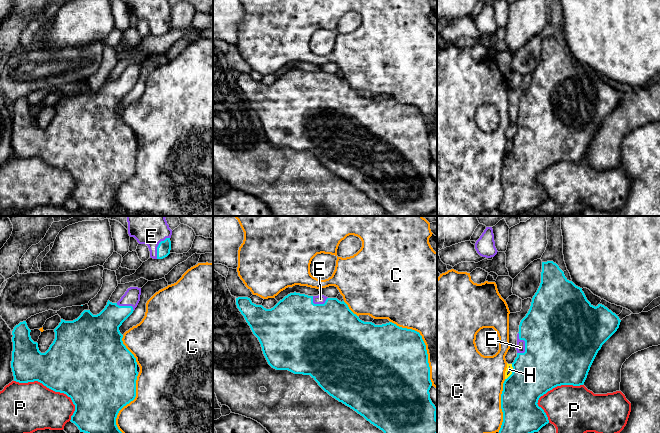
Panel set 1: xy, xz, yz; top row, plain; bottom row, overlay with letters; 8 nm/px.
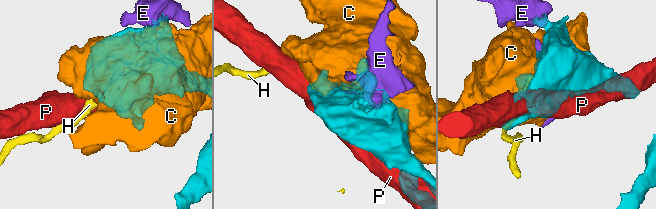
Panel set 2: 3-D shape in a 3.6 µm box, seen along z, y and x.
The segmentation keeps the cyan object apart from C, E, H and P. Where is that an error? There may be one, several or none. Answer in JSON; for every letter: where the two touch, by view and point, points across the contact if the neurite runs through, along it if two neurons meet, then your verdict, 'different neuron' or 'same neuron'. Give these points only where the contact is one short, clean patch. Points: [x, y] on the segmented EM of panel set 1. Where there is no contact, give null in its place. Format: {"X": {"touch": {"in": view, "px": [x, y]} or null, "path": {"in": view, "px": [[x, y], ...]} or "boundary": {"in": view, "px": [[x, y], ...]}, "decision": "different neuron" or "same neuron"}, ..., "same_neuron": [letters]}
{"C": {"touch": {"in": "xz", "px": [425, 345]}, "decision": "different neuron"}, "E": {"touch": {"in": "yz", "px": [525, 342]}, "decision": "same neuron"}, "H": {"touch": {"in": "yz", "px": [512, 372]}, "decision": "different neuron"}, "P": {"touch": {"in": "xy", "px": [53, 390]}, "decision": "different neuron"}, "same_neuron": ["E"]}

